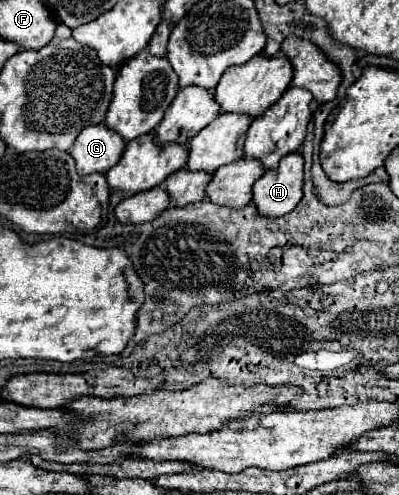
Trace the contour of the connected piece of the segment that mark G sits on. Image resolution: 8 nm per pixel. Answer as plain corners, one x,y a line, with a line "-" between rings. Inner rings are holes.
104,123
90,125
80,131
74,141
72,157
80,175
106,173
120,161
126,141
116,135
114,129
108,129

